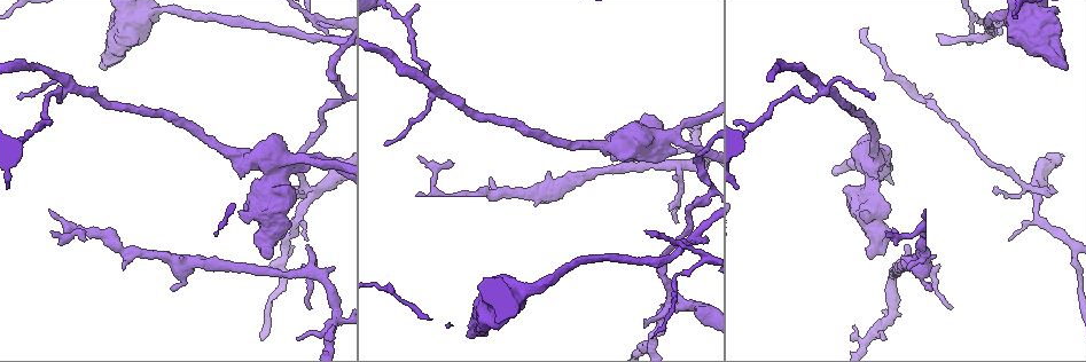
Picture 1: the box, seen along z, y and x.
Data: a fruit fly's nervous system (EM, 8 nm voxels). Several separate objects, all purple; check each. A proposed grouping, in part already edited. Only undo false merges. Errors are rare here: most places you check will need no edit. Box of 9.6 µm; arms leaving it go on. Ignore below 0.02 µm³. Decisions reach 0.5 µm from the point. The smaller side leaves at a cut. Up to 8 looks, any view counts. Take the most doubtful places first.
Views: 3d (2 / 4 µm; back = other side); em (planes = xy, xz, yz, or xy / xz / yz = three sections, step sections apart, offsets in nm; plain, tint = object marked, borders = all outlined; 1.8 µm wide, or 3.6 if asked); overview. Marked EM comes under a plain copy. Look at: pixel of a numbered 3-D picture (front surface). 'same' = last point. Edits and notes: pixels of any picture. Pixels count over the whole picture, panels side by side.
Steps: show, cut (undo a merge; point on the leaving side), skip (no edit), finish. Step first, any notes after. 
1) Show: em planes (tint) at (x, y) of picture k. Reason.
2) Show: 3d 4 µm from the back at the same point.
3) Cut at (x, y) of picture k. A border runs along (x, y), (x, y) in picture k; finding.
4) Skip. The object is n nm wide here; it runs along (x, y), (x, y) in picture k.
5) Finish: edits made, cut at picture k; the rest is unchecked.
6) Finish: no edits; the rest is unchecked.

Show: em xy step 8 (tint) at (825, 90) of picture 1. Two arms in line, one across.

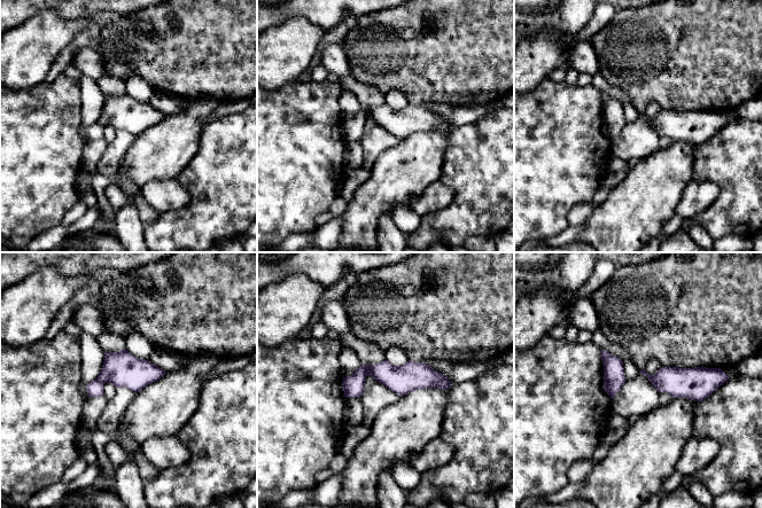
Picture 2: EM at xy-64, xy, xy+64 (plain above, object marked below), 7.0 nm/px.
Show: em planes (tint) at the same point.

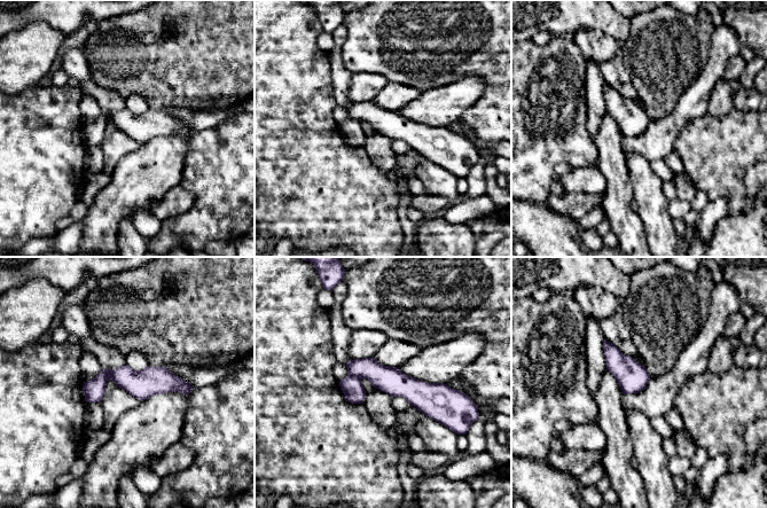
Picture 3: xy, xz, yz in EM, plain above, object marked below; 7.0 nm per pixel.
Cut at (352, 388) of picture 3. The object is 190 nm wide here; a border runs along (349, 370), (360, 380) in picture 3; a second neuron is stuck on.

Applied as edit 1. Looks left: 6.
Show: 3d 2 µm at (977, 36) of picture 1. Looks like a crossing.

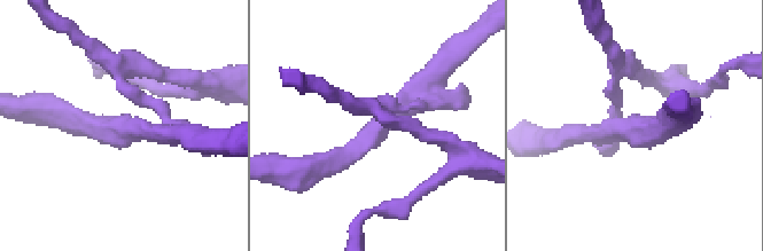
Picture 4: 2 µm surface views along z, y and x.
Show: em xz step 16 (borders) at (625, 128) of picture 4. 4 arms meet here.

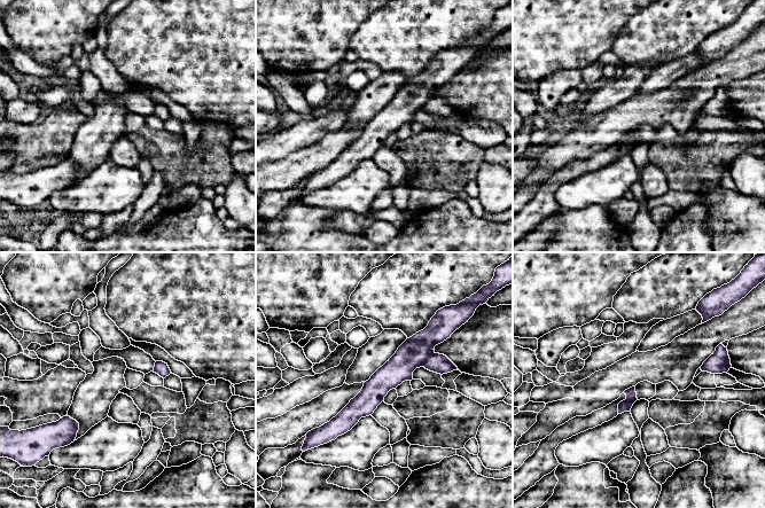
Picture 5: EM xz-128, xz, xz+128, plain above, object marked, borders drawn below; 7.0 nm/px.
Show: em planes (borders) at the same point.

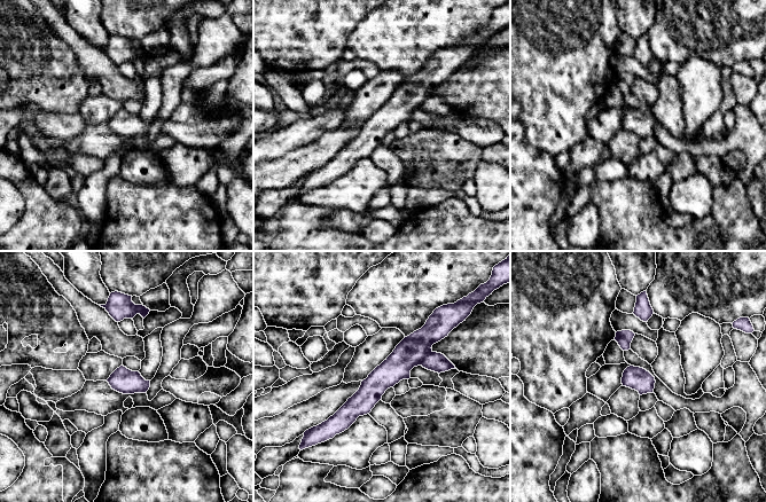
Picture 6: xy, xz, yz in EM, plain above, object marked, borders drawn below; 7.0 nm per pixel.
Cut at (437, 362) of picture 6. The object is 160 nm wide here; two neurons meet here.

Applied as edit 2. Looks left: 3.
Show: 3d 4 µm from the back at (651, 147) of picture 1. Thick turns thin.

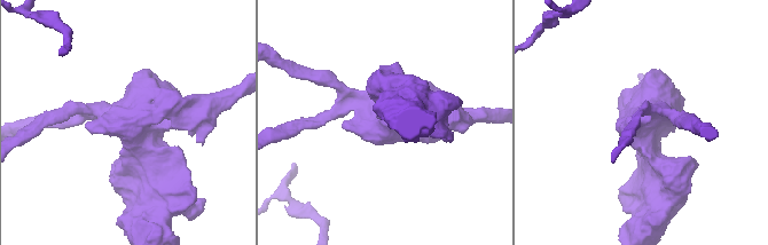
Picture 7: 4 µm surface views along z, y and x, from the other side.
Show: em 3.6 µm planes (tint) at (136, 125) of picture 7.

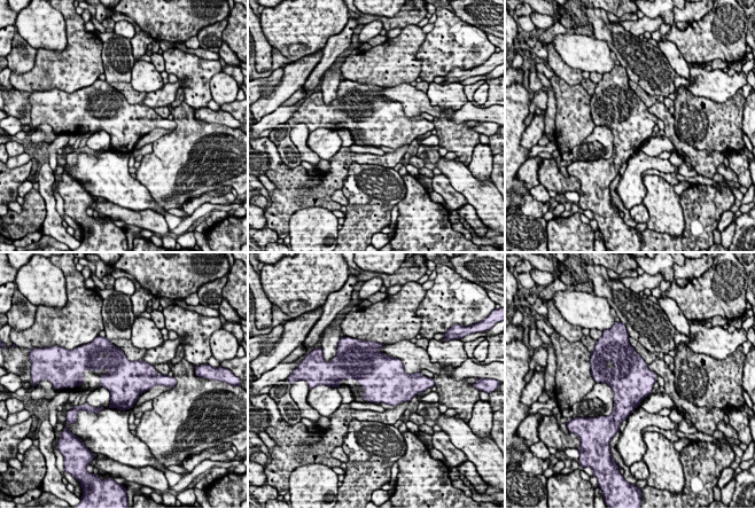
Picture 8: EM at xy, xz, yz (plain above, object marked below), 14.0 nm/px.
Skip. The object is 550 nm wide here; continuous, no second neuron.

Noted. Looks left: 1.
Finish: edits made, cut at picture 3, cut at picture 6; the rest is unchecked.

